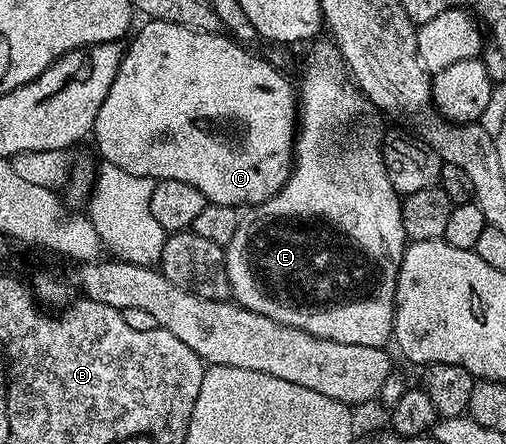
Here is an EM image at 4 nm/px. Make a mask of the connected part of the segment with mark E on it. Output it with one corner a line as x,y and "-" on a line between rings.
333,43
309,45
310,53
306,56
306,65
302,68
302,77
296,80
296,139
290,176
287,177
281,190
262,204
253,205
250,212
239,219
236,234
232,234
232,242
224,245
226,253
226,273
230,283
230,296
242,307
256,314
264,314
277,324
289,328
299,328
321,340
344,342
352,346
376,346
386,348
394,334
394,286
398,281
398,266
402,261
402,253
406,251
408,237
402,221
402,200
397,190
388,182
388,170
382,157
382,141
384,139
383,117
377,108
362,95
354,83
342,56

